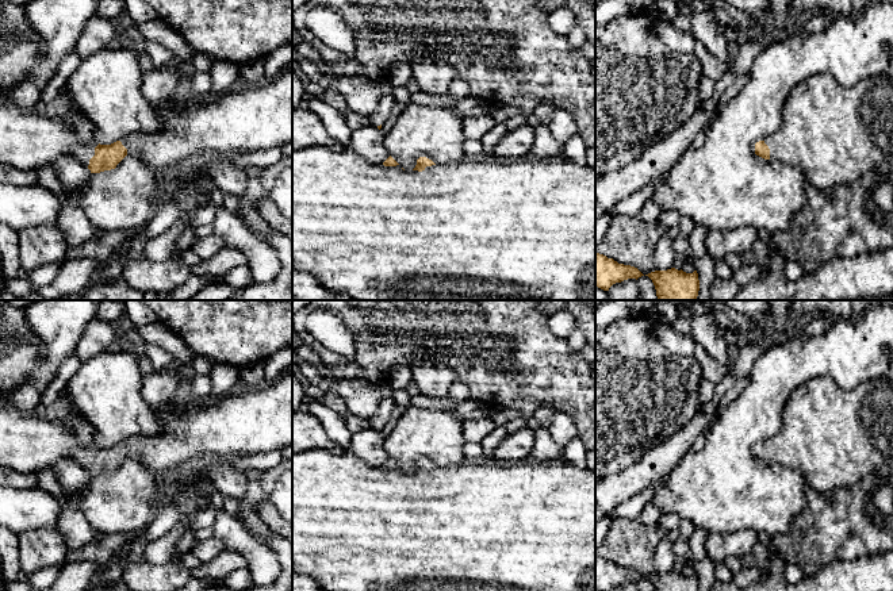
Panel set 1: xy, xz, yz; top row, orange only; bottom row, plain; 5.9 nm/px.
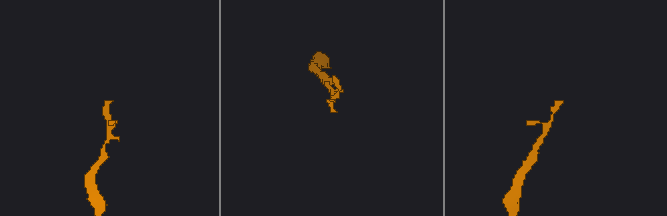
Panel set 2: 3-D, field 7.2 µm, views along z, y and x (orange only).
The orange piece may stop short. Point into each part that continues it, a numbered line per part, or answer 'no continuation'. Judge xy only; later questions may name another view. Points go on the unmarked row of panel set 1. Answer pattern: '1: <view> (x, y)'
1: xy (31, 441)

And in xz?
1: xz (479, 525)

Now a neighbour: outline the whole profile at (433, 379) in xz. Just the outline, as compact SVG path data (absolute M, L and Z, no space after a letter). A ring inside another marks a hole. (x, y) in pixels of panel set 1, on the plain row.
M429 358L414 362L411 367L413 381L417 384L419 394L444 399L449 394L455 373L446 365Z

